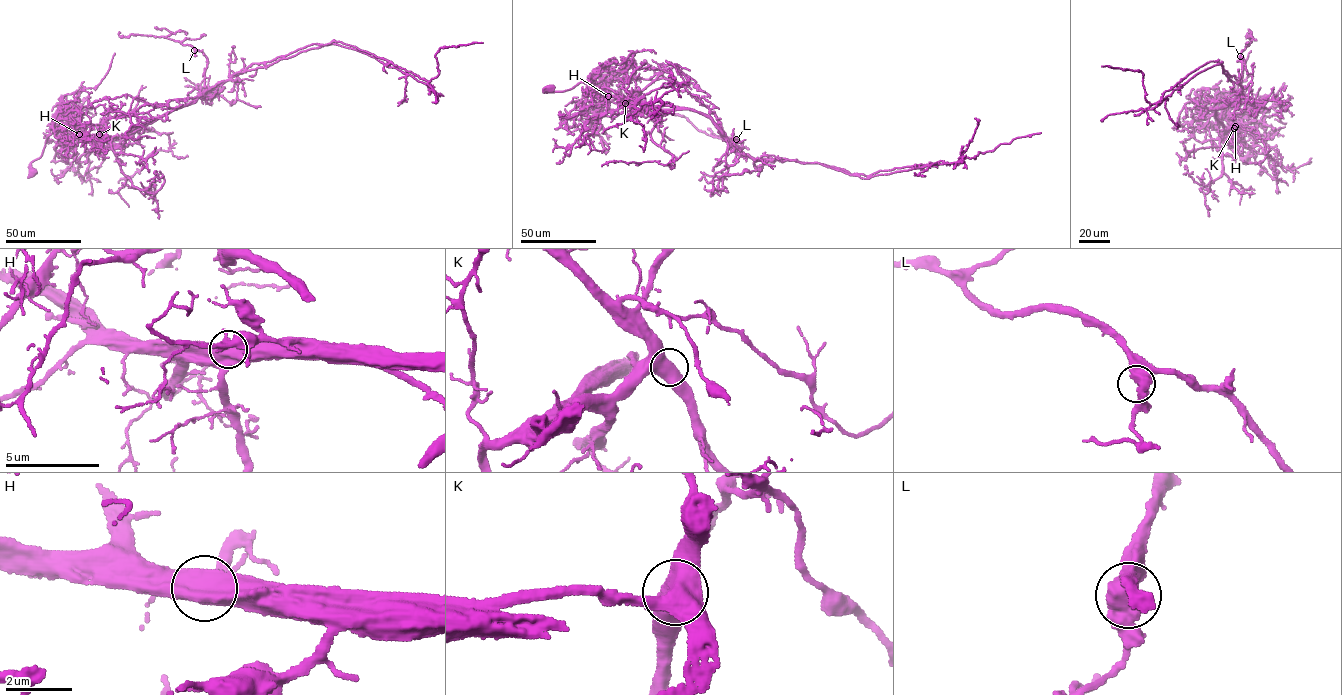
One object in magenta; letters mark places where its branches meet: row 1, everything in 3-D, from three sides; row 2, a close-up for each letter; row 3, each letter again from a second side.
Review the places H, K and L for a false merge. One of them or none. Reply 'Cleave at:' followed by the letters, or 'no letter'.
Cleave at: H

